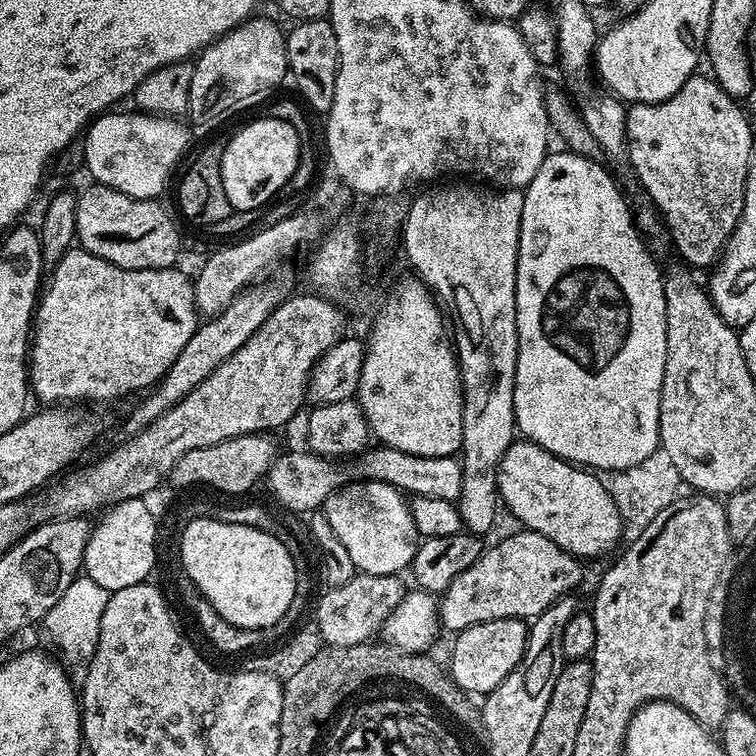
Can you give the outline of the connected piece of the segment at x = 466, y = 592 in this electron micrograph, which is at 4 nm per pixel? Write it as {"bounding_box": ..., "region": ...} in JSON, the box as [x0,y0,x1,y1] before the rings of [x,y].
{"bounding_box":[439,530,581,634],"region":[[[529,530],[518,531],[520,532],[506,537],[501,544],[494,545],[489,552],[487,549],[476,559],[474,566],[467,568],[461,576],[454,578],[454,582],[449,588],[444,589],[439,614],[447,631],[449,628],[452,634],[459,634],[470,626],[491,620],[536,618],[547,611],[556,601],[566,597],[564,595],[571,588],[579,586],[581,561],[577,557],[562,550],[550,538],[544,537],[541,533]]]}

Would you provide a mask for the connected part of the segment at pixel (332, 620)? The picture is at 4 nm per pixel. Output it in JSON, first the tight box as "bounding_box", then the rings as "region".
{"bounding_box":[314,572,406,648],"region":[[[361,572],[352,576],[345,585],[328,588],[316,604],[314,628],[320,633],[321,641],[330,648],[349,648],[369,641],[405,597],[406,587],[400,579],[399,575]]]}

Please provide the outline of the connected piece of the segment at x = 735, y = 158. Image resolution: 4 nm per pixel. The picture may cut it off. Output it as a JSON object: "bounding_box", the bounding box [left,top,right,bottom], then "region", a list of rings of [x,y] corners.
{"bounding_box":[624,75,754,266],"region":[[[692,75],[669,100],[662,100],[657,104],[633,103],[627,109],[624,121],[626,156],[632,159],[632,168],[636,171],[636,176],[640,179],[641,186],[644,187],[643,191],[653,201],[656,211],[662,217],[663,223],[667,225],[667,230],[671,236],[671,243],[674,245],[675,250],[677,248],[680,251],[677,252],[679,259],[692,266],[708,263],[708,265],[711,265],[717,259],[724,245],[727,244],[728,237],[731,236],[732,231],[736,228],[736,224],[740,220],[740,215],[744,209],[744,187],[748,177],[748,163],[750,162],[750,154],[754,150],[752,128],[748,125],[748,120],[744,117],[743,110],[739,108],[741,105],[731,96],[728,96],[711,75],[700,75]]]}

